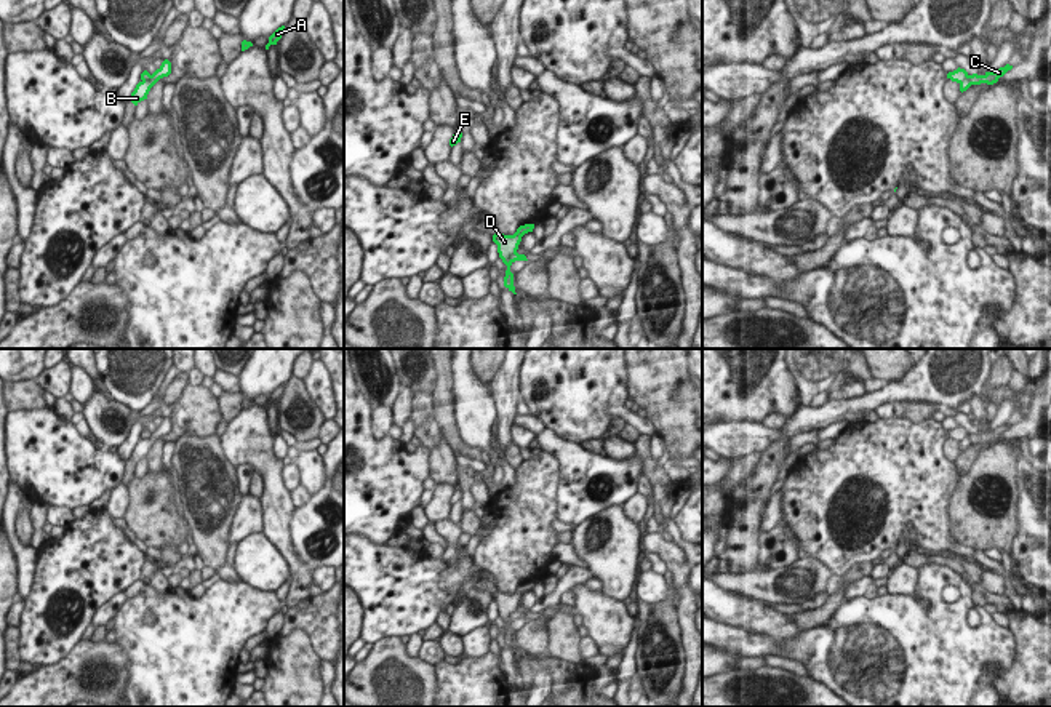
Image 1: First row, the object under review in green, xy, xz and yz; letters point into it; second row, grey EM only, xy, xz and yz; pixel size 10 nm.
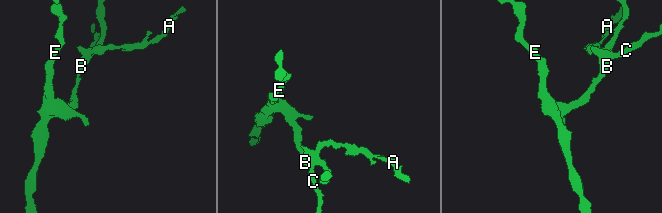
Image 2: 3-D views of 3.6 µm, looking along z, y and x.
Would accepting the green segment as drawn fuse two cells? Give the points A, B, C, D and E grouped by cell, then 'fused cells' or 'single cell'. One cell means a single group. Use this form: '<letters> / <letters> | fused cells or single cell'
A C D / B E | fused cells

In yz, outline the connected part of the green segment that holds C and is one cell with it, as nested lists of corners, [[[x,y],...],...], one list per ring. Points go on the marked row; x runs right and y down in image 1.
[[[1006,64],[1005,67],[1000,67],[995,72],[985,72],[984,75],[973,74],[969,77],[965,69],[958,67],[957,70],[949,72],[947,78],[950,78],[952,82],[957,82],[957,83],[961,83],[968,77],[971,85],[981,85],[981,83],[993,85],[998,82],[1000,77],[1003,77],[1011,69],[1013,69],[1013,66]]]

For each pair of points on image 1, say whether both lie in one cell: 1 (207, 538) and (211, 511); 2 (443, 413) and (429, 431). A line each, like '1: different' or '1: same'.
1: same
2: different

